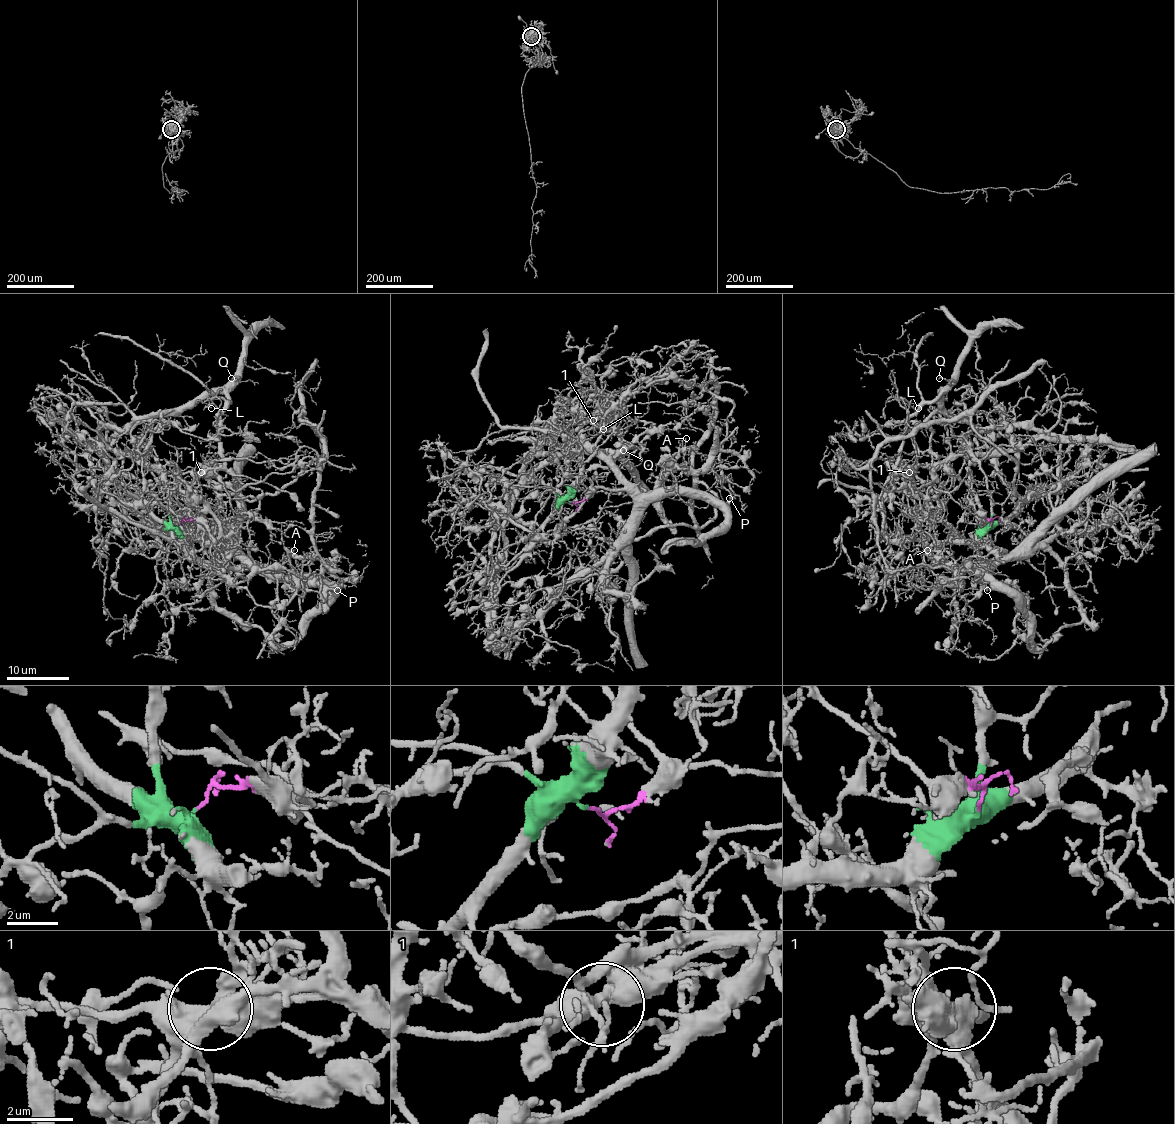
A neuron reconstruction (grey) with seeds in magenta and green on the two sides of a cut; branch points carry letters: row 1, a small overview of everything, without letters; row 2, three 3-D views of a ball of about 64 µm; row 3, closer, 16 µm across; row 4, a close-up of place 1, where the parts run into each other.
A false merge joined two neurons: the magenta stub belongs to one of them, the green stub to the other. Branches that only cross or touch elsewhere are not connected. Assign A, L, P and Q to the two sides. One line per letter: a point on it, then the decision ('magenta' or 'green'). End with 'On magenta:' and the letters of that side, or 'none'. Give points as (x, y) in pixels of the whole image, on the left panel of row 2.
A: at (294, 550); green
L: at (211, 408); magenta
P: at (337, 590); green
Q: at (231, 378); magenta
On magenta: L, Q

